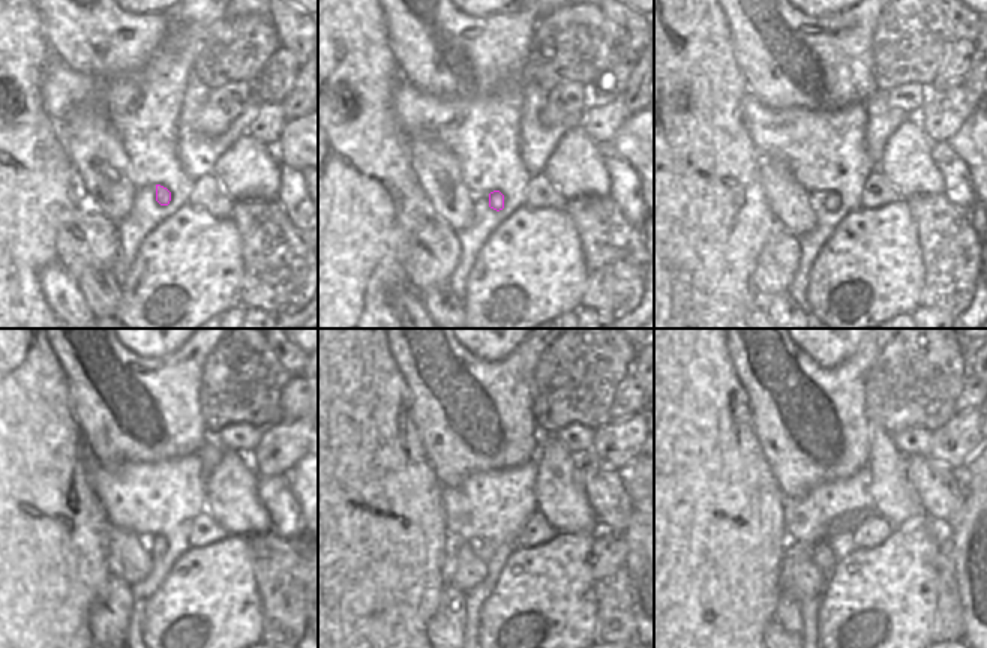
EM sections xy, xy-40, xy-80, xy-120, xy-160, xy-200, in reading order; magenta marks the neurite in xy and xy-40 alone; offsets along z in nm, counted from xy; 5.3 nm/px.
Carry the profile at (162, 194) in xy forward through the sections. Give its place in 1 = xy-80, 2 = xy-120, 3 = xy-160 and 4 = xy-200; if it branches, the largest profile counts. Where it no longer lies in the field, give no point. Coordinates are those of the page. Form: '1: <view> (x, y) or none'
1: xy-80 (831, 201)
2: xy-120 (159, 543)
3: xy-160 (485, 551)
4: xy-200 (824, 557)

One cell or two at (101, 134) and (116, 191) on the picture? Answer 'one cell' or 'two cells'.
one cell

